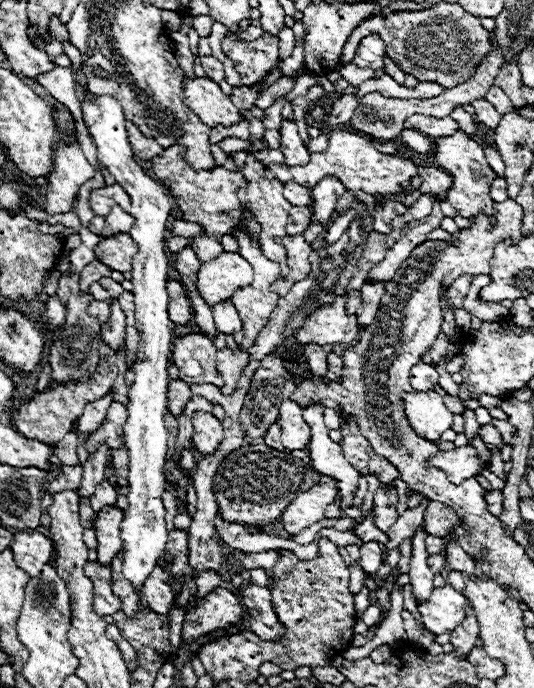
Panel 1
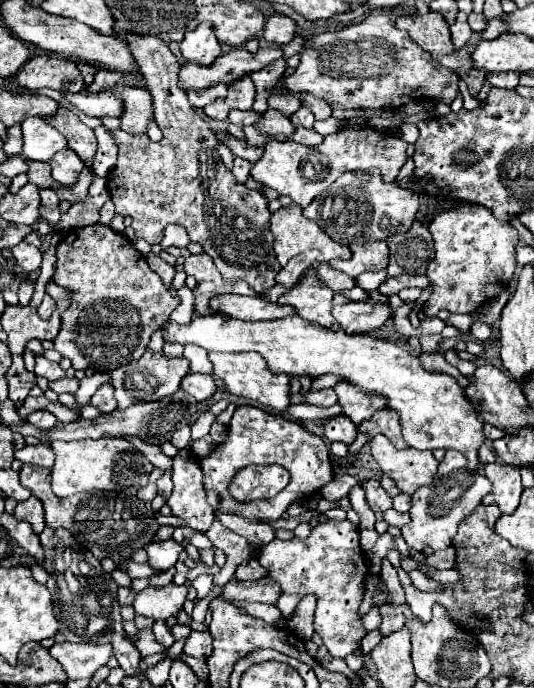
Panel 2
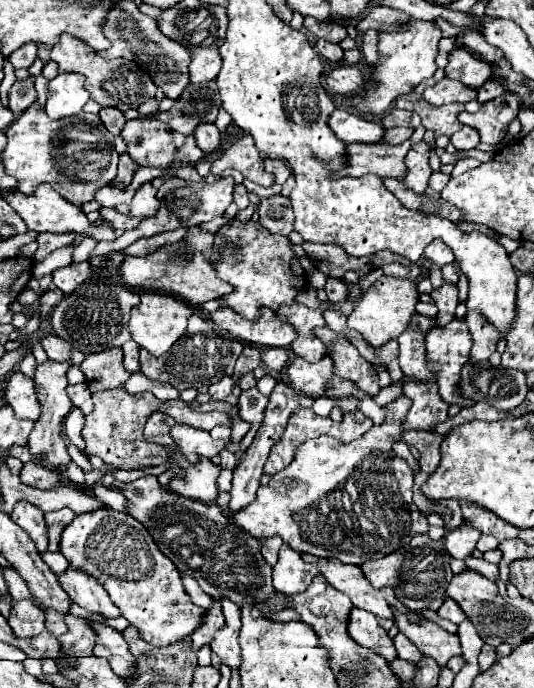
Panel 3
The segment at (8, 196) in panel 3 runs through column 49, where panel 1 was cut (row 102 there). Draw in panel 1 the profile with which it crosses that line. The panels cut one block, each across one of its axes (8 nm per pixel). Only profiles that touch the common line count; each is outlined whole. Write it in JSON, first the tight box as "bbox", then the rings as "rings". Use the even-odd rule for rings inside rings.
{"bbox":[184,78,240,128],"rings":[[[184,78],[184,102],[186,106],[202,118],[210,128],[216,124],[236,124],[240,122],[240,112],[232,104],[230,96],[226,96],[216,82],[210,78]]]}

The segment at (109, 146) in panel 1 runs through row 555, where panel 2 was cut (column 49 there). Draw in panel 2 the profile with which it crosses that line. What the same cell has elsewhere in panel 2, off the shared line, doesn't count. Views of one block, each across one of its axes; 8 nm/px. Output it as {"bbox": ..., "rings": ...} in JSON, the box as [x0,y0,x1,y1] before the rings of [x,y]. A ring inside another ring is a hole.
{"bbox":[22,116,66,162],"rings":[[[30,116],[22,122],[22,134],[24,134],[24,158],[38,160],[38,162],[50,162],[50,158],[66,148],[66,140],[58,130],[54,130],[44,118]]]}

